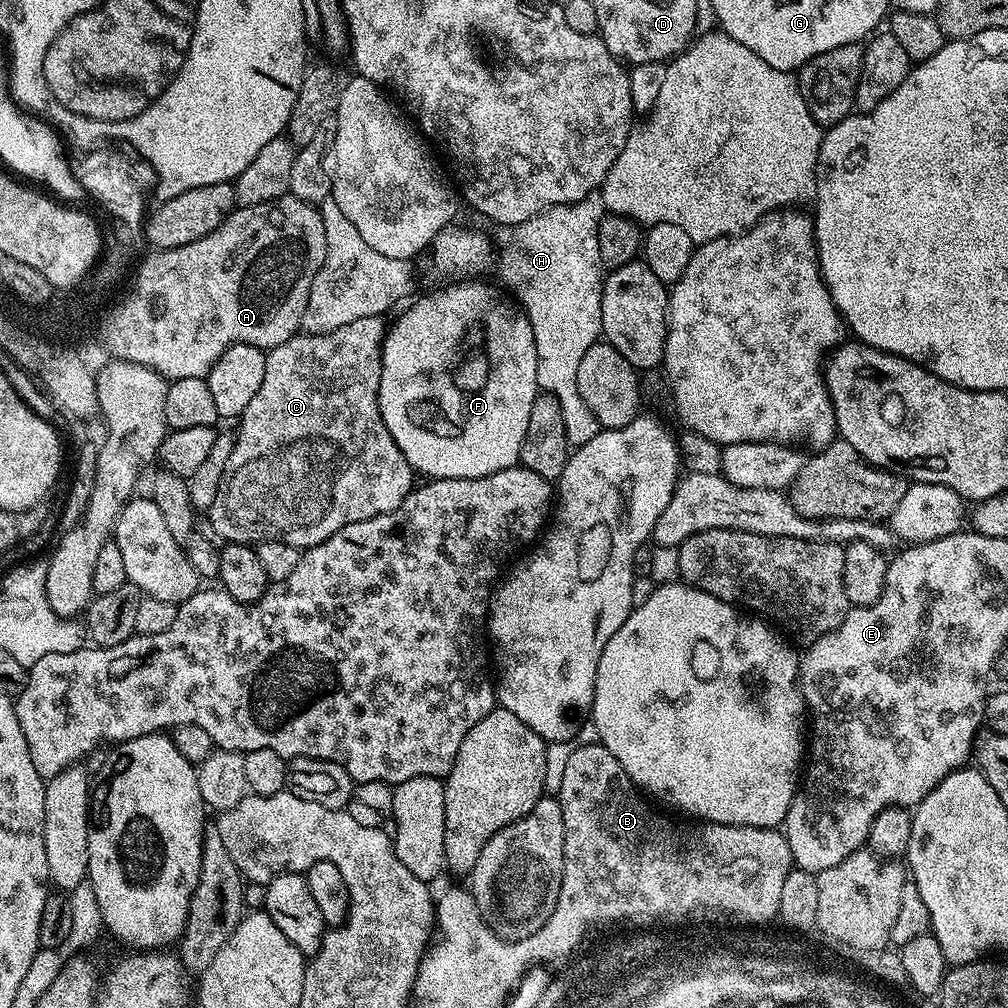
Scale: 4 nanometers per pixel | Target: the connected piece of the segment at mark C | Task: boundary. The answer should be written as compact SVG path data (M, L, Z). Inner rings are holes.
M371 316L370 318L358 318L358 322L350 322L346 326L338 326L338 330L333 332L297 334L291 336L286 342L282 342L282 346L267 349L266 378L262 378L262 386L258 386L258 394L254 394L254 398L250 398L250 406L246 406L243 416L239 417L240 433L235 433L236 445L224 471L218 498L214 498L214 506L210 506L206 513L206 519L212 523L213 530L211 529L211 531L221 541L252 546L261 540L277 540L303 550L322 543L326 538L330 538L330 534L342 530L342 526L346 526L350 522L369 520L375 516L393 512L395 508L402 506L402 502L408 497L409 492L413 491L414 473L410 462L406 462L402 450L398 450L380 413L378 386L382 378L382 346L385 331L385 317Z

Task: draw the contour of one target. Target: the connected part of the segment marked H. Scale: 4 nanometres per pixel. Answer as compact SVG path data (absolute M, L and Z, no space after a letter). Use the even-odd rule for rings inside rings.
M593 194L573 204L547 208L545 212L539 212L526 222L511 225L507 230L501 231L504 233L500 236L499 283L515 297L519 307L528 316L538 350L537 389L558 398L558 404L562 406L562 422L566 425L566 438L573 449L590 442L590 438L594 438L602 430L590 406L586 406L586 402L582 402L582 394L578 394L578 366L582 363L586 350L590 350L590 346L598 343L602 336L600 327L606 269L600 263L598 254L598 222L602 222L605 214L604 201L599 195Z

